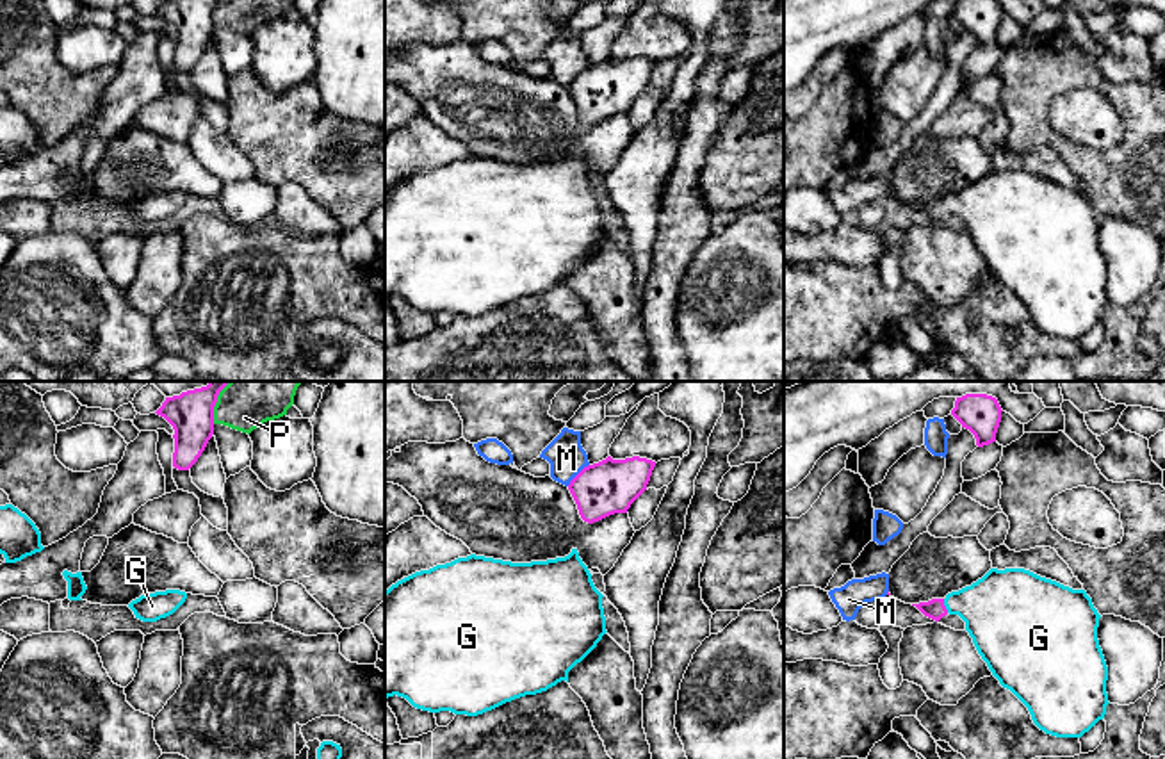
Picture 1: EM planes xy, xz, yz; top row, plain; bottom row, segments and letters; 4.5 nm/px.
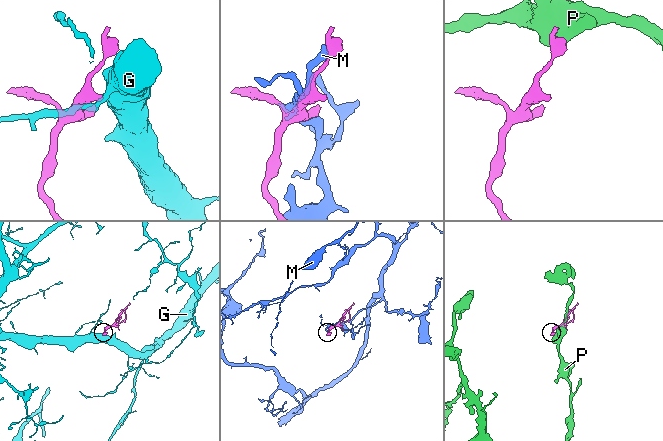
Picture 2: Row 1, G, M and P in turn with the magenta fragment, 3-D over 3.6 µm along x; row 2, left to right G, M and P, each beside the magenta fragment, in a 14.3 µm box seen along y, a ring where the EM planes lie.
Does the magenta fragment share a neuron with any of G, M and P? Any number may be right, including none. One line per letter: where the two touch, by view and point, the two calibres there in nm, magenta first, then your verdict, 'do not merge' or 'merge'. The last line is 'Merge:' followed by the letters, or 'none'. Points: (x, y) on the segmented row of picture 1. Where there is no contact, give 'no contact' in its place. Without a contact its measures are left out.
G: meets magenta in yz at (945, 606); 90 nm thick on the magenta side, 340 nm on the other; merge
M: meets magenta in xz at (578, 474); 240 nm thick on the magenta side, 170 nm on the other; do not merge
P: meets magenta in xy at (216, 401); 200 nm thick on the magenta side, 300 nm on the other; do not merge
Merge: G

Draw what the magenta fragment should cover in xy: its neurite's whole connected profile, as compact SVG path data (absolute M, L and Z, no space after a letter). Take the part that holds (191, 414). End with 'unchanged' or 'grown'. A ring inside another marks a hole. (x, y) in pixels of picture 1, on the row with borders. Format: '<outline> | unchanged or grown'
M208 381L207 387L166 397L155 412L175 429L175 469L189 470L205 451L214 435L214 406L217 396L228 383L230 381Z | unchanged

